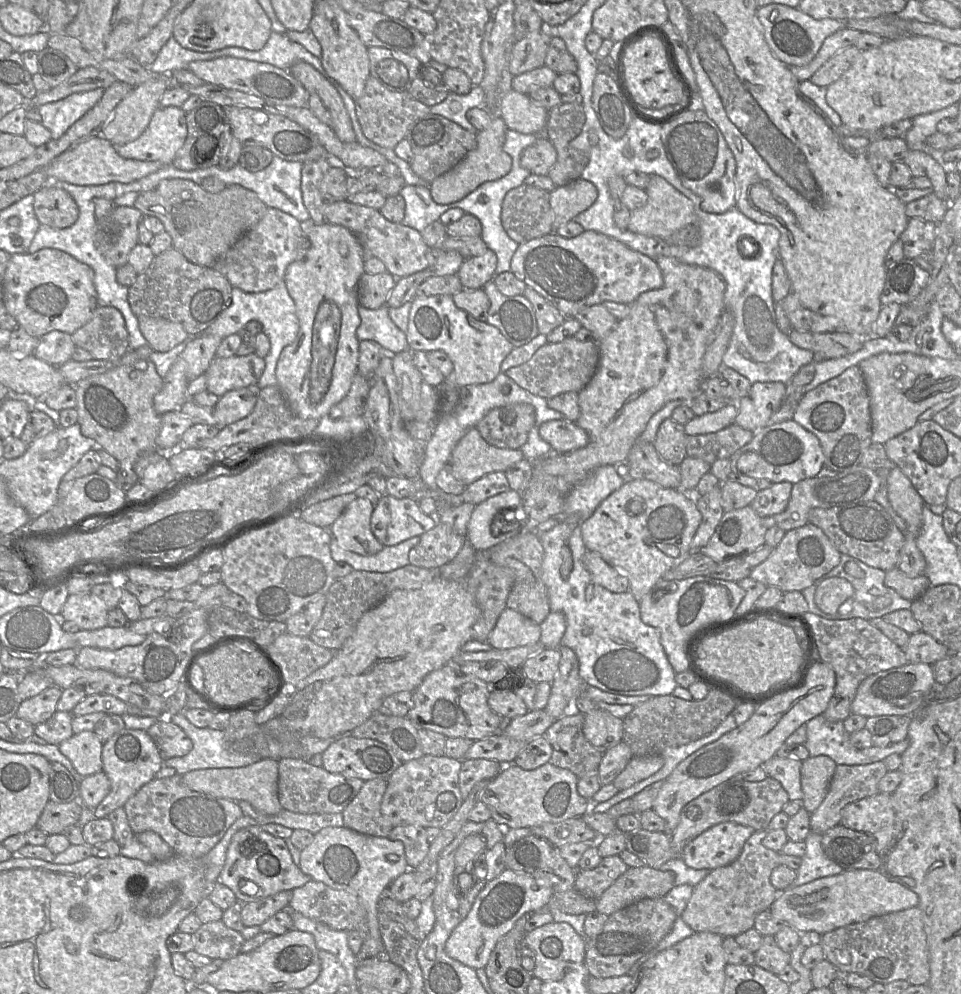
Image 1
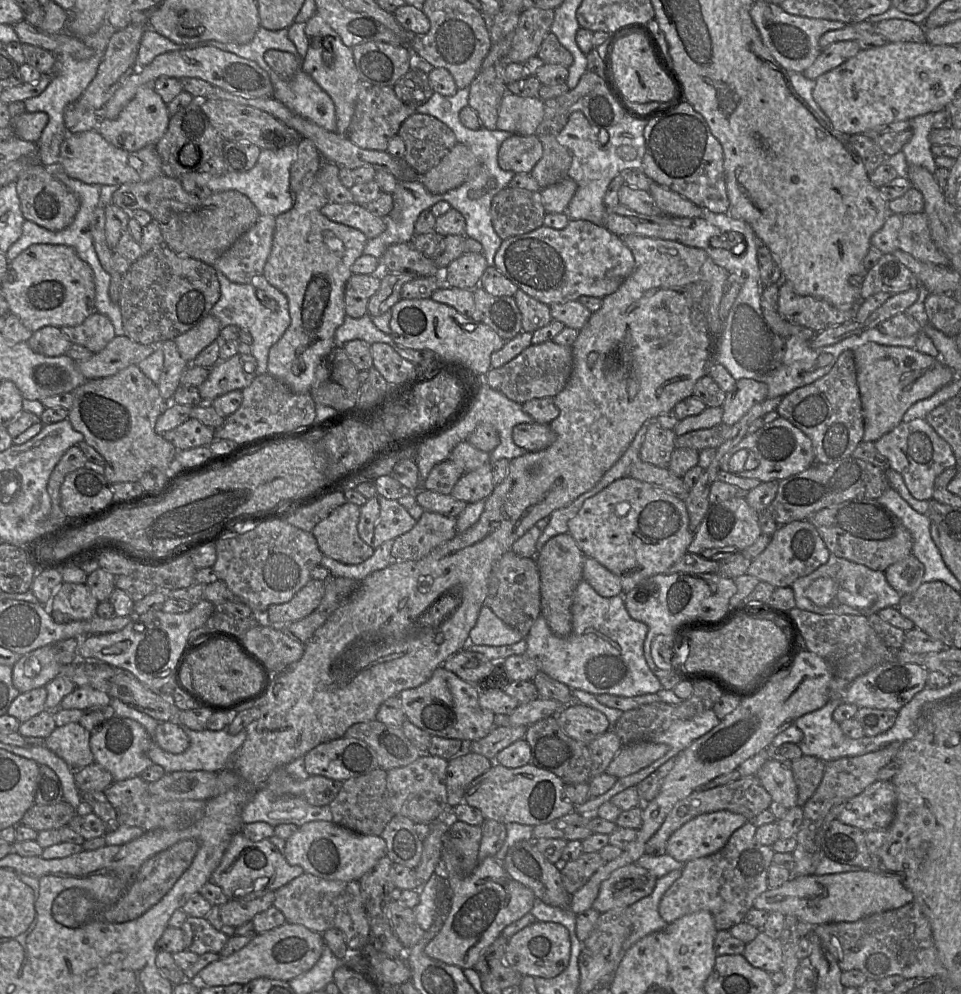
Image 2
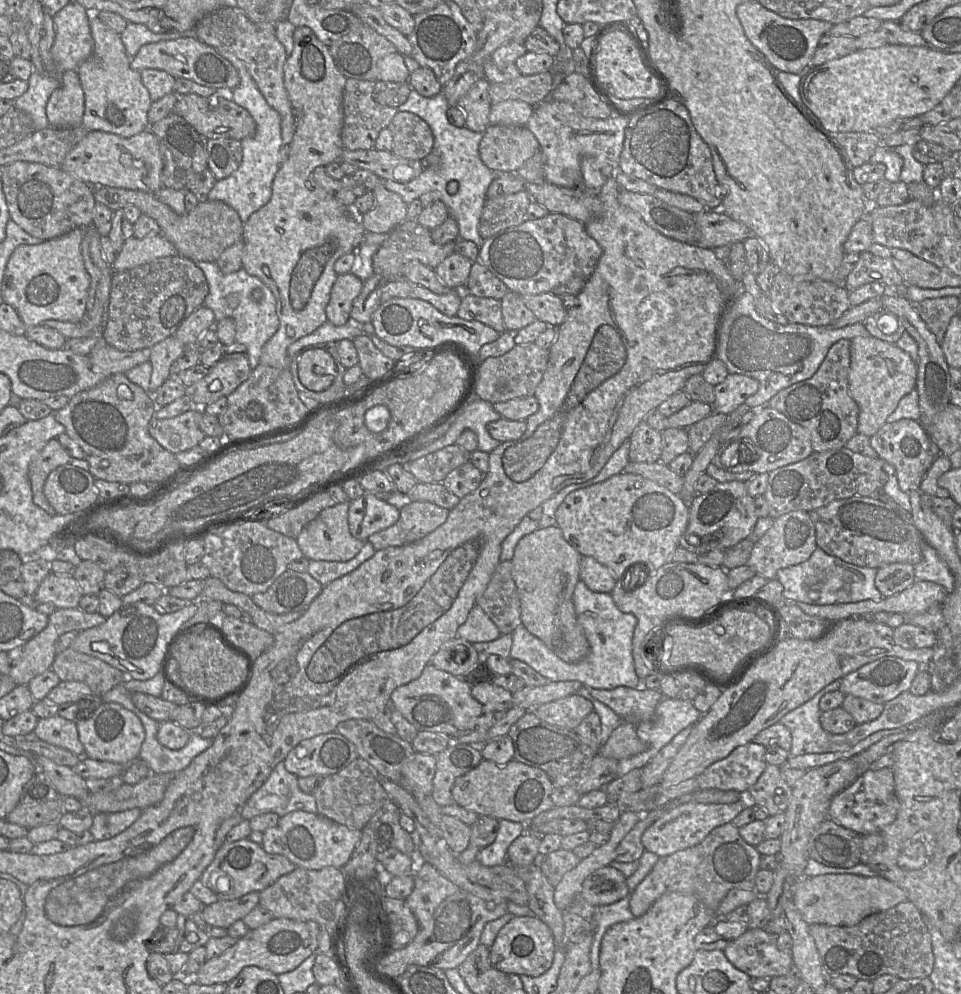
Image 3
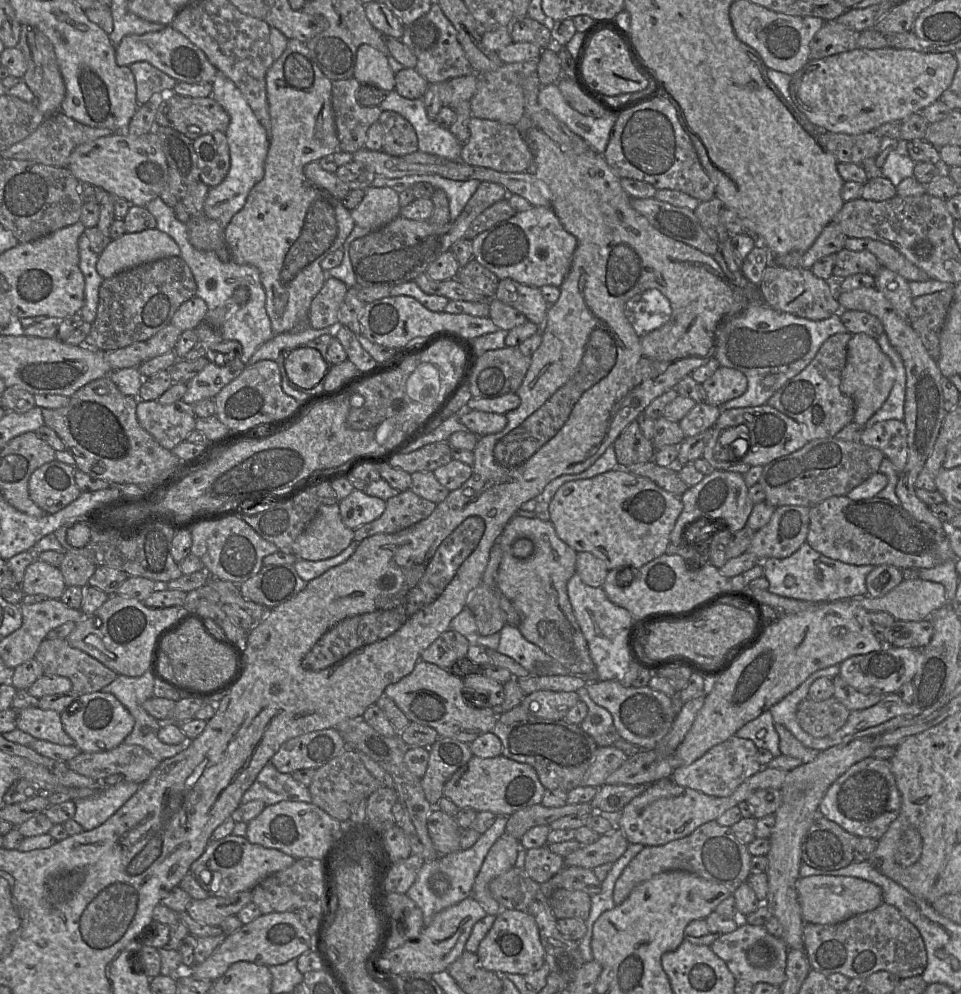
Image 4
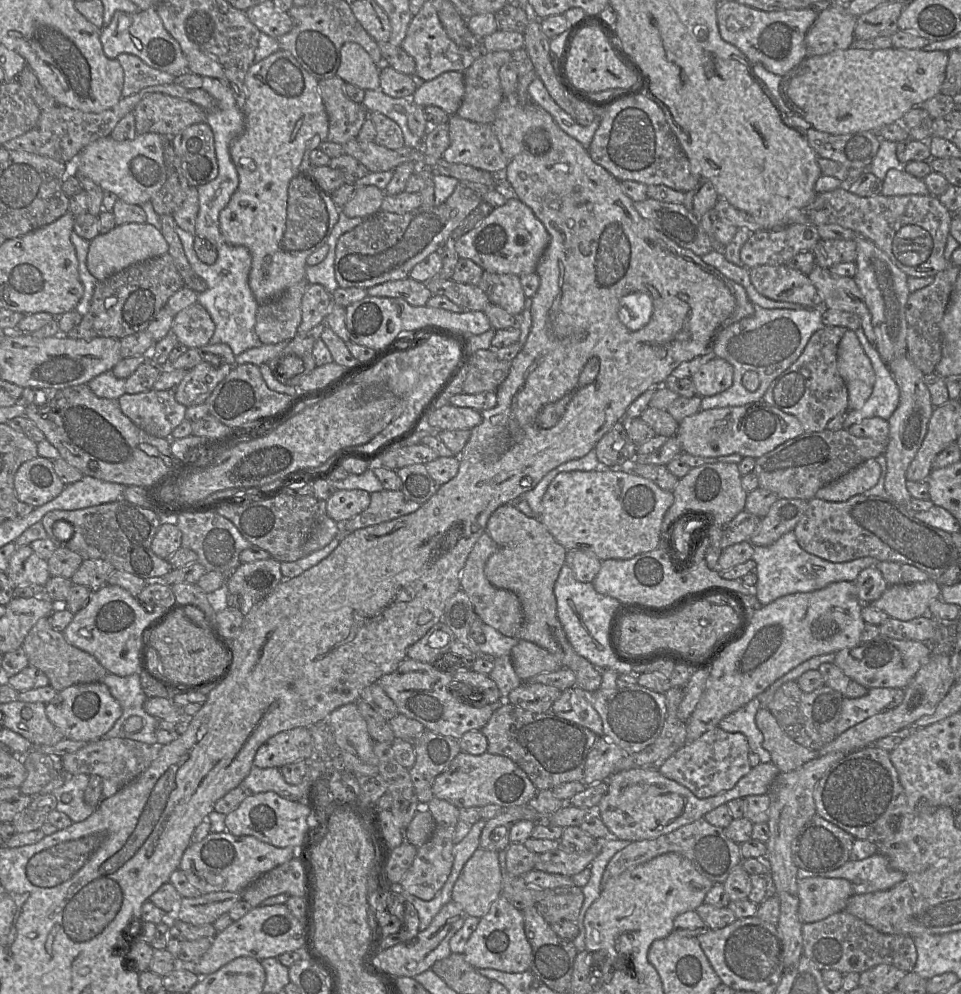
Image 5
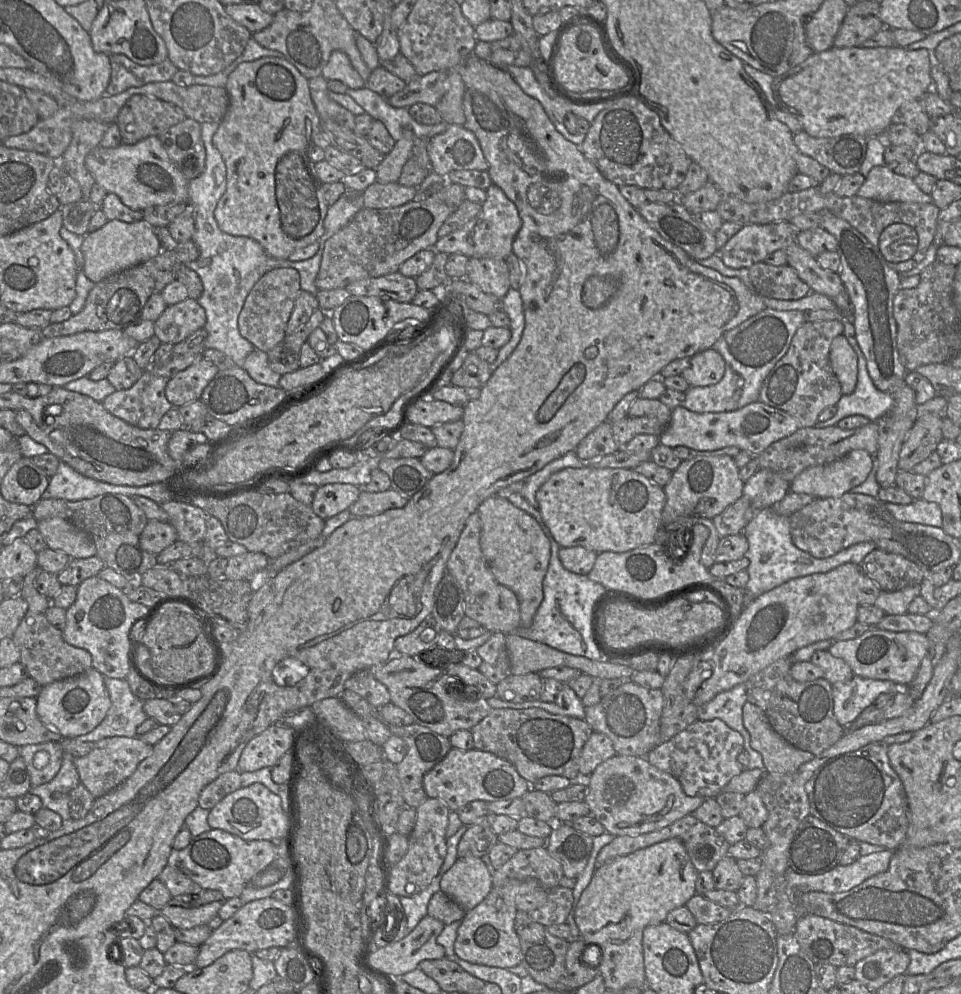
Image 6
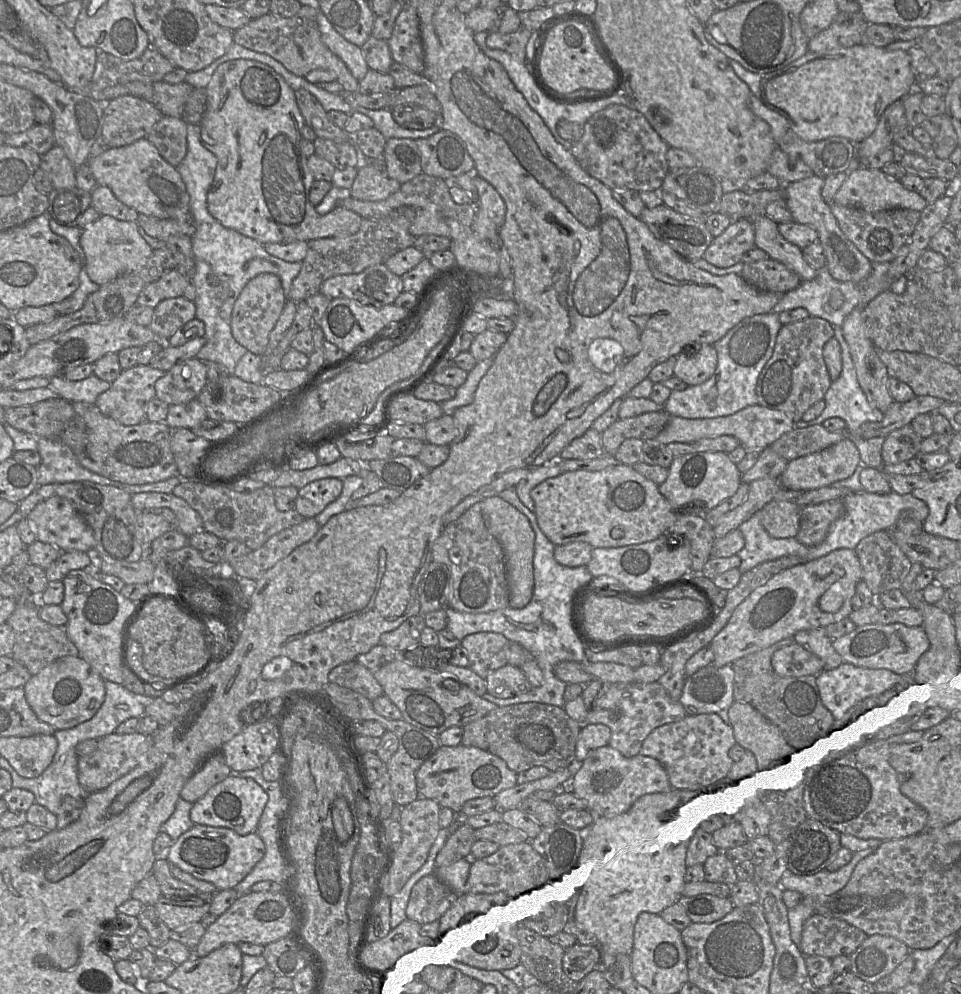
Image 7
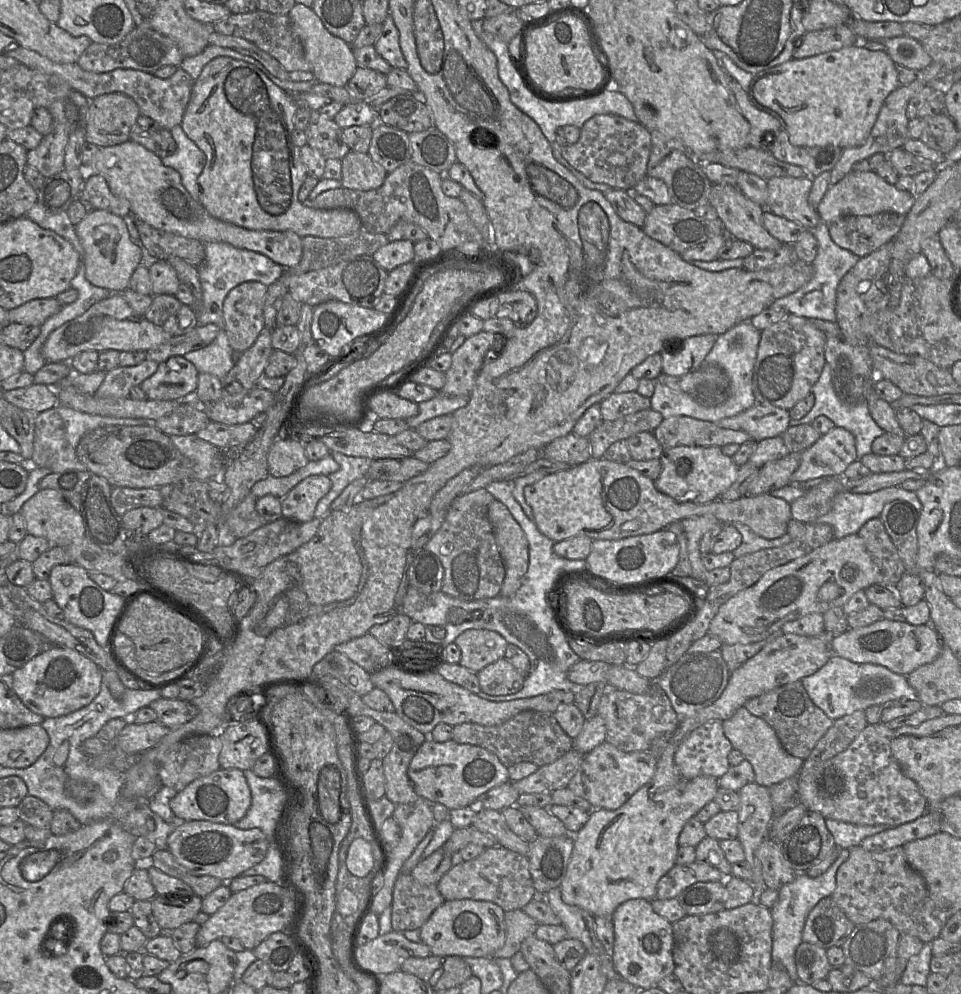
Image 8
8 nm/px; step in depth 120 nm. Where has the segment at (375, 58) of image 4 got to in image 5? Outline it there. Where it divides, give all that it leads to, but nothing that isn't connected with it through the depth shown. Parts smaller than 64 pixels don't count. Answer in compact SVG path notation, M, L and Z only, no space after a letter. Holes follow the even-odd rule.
M353 42L343 45L337 77L363 90L377 90L380 88L380 70L361 45Z

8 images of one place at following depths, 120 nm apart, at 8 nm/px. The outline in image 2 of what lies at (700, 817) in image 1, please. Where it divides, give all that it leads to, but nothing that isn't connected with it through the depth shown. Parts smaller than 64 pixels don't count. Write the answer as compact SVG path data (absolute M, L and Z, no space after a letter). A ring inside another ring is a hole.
M756 775L744 777L715 788L697 789L686 798L679 800L673 806L663 824L646 842L645 854L651 856L665 855L666 845L670 836L686 822L701 814L716 811L730 811L741 814L745 816L748 821L751 821L762 811L769 809L772 802L771 795L763 787Z

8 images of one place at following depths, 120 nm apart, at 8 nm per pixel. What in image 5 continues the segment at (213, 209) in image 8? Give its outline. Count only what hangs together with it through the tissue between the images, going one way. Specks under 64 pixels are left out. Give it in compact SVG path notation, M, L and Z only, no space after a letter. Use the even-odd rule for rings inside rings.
M279 50L254 63L245 76L247 98L243 114L245 127L229 146L239 184L228 204L220 211L219 226L224 240L233 246L245 246L251 253L249 285L259 305L268 303L290 286L306 277L307 258L327 245L339 219L339 208L313 175L310 152L327 141L329 121L323 104L319 81L288 51Z

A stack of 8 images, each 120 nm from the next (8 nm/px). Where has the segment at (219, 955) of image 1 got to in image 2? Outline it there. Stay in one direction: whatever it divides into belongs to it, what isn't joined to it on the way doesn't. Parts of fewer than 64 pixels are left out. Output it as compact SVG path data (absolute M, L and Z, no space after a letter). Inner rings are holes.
M188 915L181 927L185 935L185 950L199 956L207 953L220 953L229 937L217 930L207 919Z

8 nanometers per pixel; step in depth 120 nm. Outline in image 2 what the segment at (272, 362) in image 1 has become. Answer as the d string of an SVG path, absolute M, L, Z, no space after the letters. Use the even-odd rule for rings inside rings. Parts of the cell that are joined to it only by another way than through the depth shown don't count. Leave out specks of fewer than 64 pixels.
M216 271L216 275L221 295L211 314L222 326L235 325L251 335L251 355L257 360L256 376L268 373L269 350L281 339L291 324L287 297L271 285L263 275L254 277L250 284L234 283L220 271Z

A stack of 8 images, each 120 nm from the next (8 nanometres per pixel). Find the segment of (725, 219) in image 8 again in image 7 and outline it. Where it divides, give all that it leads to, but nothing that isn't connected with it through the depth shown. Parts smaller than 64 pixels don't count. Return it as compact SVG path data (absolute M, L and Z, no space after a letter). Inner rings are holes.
M766 214L753 220L755 246L764 250L771 259L786 265L802 281L815 279L818 271L804 259L802 249L787 241L778 230L778 223Z

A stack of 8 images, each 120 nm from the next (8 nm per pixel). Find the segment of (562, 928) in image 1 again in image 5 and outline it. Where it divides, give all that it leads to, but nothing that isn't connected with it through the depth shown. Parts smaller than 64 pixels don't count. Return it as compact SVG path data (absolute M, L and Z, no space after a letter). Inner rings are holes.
M501 894L489 912L479 919L477 928L466 943L463 956L475 969L494 969L507 973L528 971L532 962L532 948L525 934L522 912Z

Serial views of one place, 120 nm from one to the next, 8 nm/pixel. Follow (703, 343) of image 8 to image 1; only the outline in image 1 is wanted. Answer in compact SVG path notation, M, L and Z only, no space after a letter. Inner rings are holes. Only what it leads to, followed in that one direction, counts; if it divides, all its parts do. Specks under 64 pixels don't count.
M782 382L752 383L749 394L737 400L735 424L753 433L769 426L769 419L783 405L785 394L786 384Z

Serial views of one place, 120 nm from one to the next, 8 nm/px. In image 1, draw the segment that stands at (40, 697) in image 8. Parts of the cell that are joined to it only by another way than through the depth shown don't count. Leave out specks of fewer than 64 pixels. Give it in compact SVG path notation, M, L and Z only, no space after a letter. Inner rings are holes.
M124 728L115 733L102 747L103 772L110 780L110 792L101 803L92 810L95 818L107 818L124 804L145 784L155 779L157 772L163 767L163 758L149 734L142 730Z

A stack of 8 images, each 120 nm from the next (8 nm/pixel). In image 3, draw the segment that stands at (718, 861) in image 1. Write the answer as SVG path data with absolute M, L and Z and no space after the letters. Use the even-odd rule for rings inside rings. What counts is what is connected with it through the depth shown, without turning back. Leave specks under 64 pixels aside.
M742 799L728 804L687 802L657 808L663 809L663 815L643 832L641 842L646 851L659 857L671 855L699 844L714 828L731 822L748 805L749 799Z

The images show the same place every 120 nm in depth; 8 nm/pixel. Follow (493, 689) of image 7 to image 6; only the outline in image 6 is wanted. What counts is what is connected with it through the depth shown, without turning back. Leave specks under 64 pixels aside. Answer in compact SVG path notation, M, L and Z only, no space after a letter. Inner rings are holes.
M511 673L496 685L496 689L496 696L505 702L537 701L543 691L543 681L538 673Z

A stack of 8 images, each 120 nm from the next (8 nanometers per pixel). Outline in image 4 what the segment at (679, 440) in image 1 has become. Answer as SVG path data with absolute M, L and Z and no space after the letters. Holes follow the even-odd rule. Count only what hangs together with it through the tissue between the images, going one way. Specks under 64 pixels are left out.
M637 421L628 425L613 444L619 467L653 461L656 448L647 439Z

